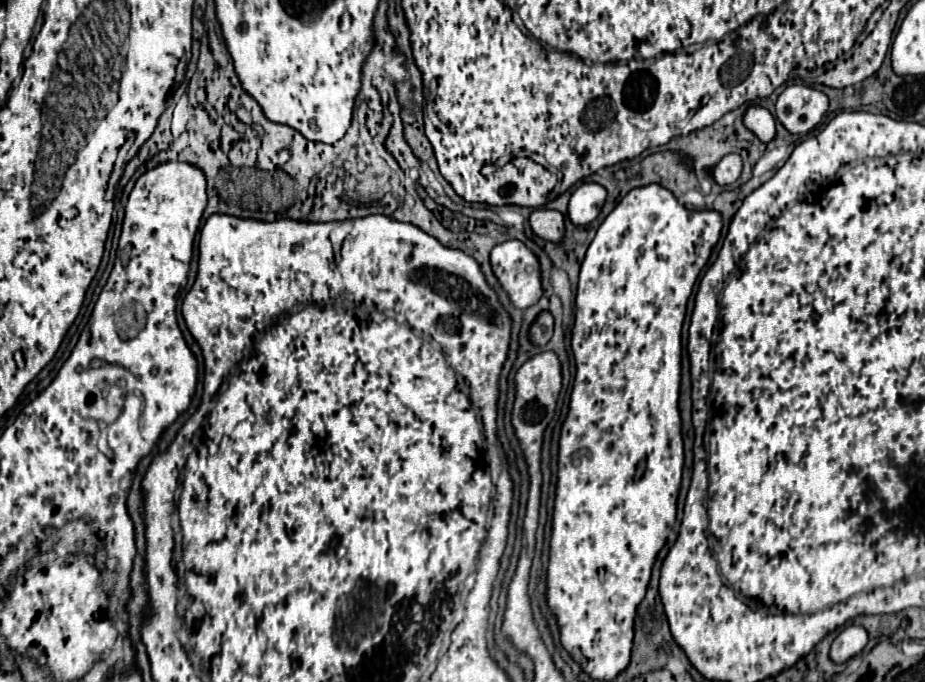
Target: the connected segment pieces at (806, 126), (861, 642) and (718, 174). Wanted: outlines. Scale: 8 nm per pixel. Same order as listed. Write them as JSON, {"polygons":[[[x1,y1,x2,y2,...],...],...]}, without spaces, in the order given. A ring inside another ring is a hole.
{"polygons":[[[790,85,776,101,776,117,790,133,808,133,822,121,828,108,829,99,822,91]],[[850,625,846,627,832,643,830,657,834,663,844,663,850,657,858,655,868,643,868,631,862,625]],[[730,153,714,167,714,179,718,185,730,185,740,177,740,157]]]}

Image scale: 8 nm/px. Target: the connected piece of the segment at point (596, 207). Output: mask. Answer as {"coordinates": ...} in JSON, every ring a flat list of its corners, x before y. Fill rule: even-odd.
{"coordinates":[[582,183,570,197,568,203,568,217,574,225,588,225,592,223,608,197,608,191,600,183]]}

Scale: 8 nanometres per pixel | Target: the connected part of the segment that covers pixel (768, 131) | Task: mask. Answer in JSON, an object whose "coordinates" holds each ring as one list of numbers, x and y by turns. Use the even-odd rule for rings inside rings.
{"coordinates":[[750,105,746,109,744,125,746,125,746,129,750,129,764,143,768,143,776,133,774,117,770,115,770,111,766,107,760,107,760,105]]}

